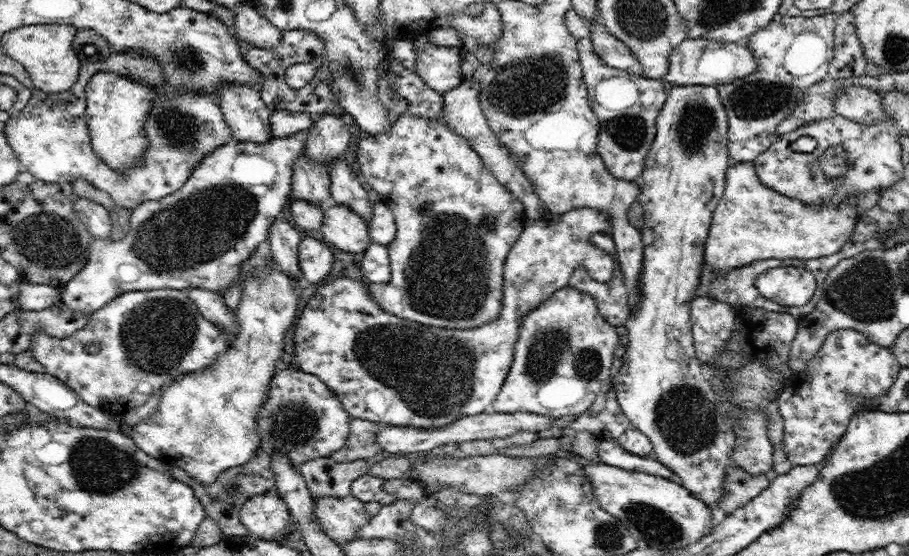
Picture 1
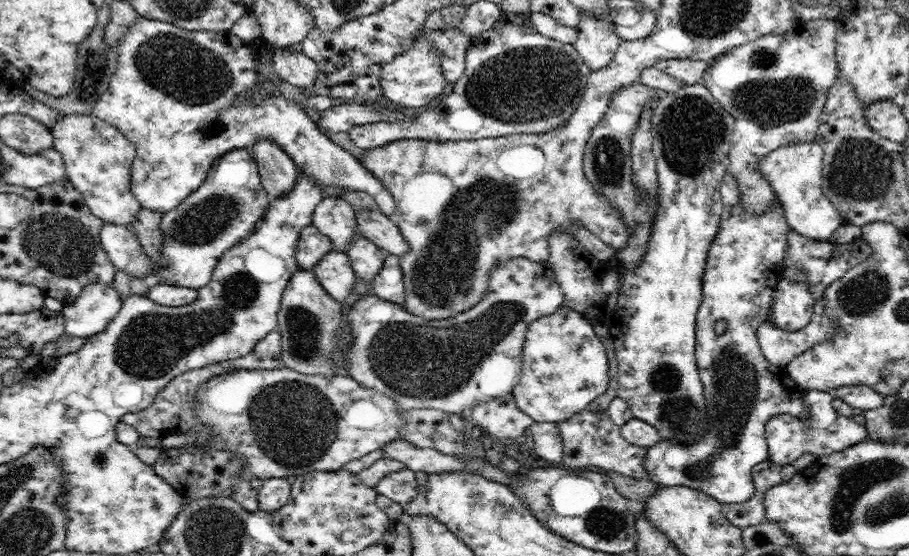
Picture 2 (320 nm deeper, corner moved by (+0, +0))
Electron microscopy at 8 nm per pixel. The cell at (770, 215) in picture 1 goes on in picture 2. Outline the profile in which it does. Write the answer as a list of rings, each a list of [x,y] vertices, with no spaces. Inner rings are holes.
[[[730,172],[724,176],[722,184],[720,185],[720,192],[721,201],[723,202],[723,214],[718,234],[716,234],[716,238],[710,245],[711,249],[708,251],[706,268],[704,276],[702,277],[702,304],[699,306],[695,324],[695,358],[699,370],[699,377],[704,385],[704,398],[708,409],[708,426],[703,432],[701,439],[698,439],[690,446],[679,446],[678,443],[674,443],[672,441],[661,440],[658,444],[649,447],[646,452],[646,456],[644,456],[644,469],[646,469],[646,472],[648,473],[648,478],[658,484],[661,484],[663,487],[687,486],[688,488],[705,492],[708,496],[718,500],[718,502],[723,502],[724,504],[736,504],[736,502],[746,502],[748,498],[752,498],[752,496],[754,496],[752,468],[754,468],[754,466],[756,466],[759,462],[769,459],[767,440],[765,437],[766,422],[768,422],[772,416],[779,414],[791,414],[793,416],[806,418],[806,416],[808,416],[808,407],[800,401],[800,394],[804,392],[804,389],[800,388],[800,385],[796,384],[796,381],[792,380],[792,377],[790,377],[788,372],[781,368],[775,368],[772,363],[768,362],[761,352],[757,337],[758,326],[760,326],[762,322],[768,321],[768,309],[770,308],[770,302],[772,302],[772,296],[775,293],[778,281],[783,276],[784,260],[788,248],[787,238],[791,230],[786,219],[785,211],[779,201],[774,202],[774,205],[771,206],[771,212],[769,215],[767,212],[764,212],[762,215],[748,215],[744,213],[743,207],[739,205],[739,182]],[[717,321],[722,321],[726,324],[725,331],[722,334],[716,334],[714,330],[714,324],[716,324]]]

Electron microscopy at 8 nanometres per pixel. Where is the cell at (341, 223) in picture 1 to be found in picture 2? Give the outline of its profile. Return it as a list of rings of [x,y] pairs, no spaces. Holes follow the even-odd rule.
[[[361,233],[354,234],[352,244],[345,252],[352,263],[355,276],[364,280],[372,282],[376,274],[380,272],[380,268],[384,266],[386,252]]]

